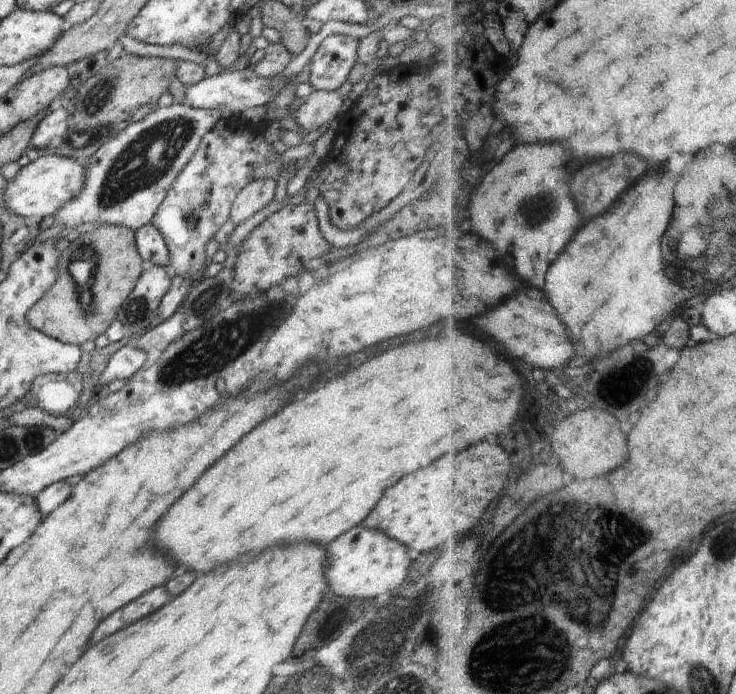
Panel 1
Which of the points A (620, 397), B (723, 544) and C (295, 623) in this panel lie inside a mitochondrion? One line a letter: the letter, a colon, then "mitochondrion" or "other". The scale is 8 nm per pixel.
A: mitochondrion
B: mitochondrion
C: other

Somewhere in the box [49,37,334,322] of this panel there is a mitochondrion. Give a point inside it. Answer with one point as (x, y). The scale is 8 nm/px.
(147, 157)

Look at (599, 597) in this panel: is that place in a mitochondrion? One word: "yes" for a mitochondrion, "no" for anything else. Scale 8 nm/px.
yes

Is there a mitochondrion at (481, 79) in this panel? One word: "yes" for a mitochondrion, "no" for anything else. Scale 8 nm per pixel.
no

